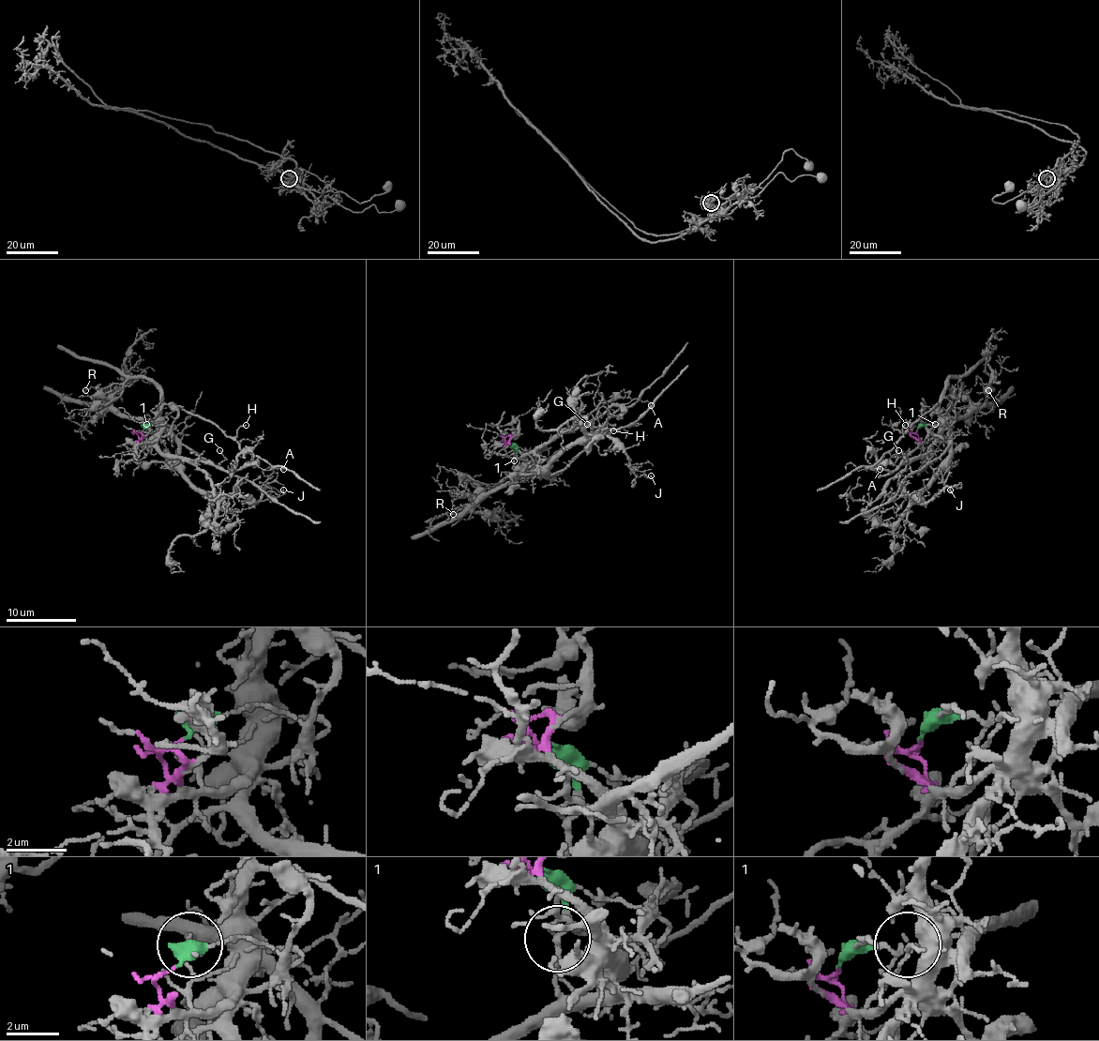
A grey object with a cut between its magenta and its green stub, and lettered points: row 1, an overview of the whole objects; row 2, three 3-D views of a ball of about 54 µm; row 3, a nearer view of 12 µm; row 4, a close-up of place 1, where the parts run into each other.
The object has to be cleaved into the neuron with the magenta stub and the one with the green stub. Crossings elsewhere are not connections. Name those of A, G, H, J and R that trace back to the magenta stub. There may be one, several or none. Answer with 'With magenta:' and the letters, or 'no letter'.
With magenta: A, G, H

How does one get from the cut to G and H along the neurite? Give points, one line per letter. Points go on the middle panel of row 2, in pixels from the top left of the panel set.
G: (510, 442), (505, 442), (526, 456), (559, 436), (573, 433), (585, 422), (593, 422), (587, 424)
H: (510, 442), (505, 442), (533, 460), (542, 446), (552, 456), (577, 444), (595, 426), (613, 431)

